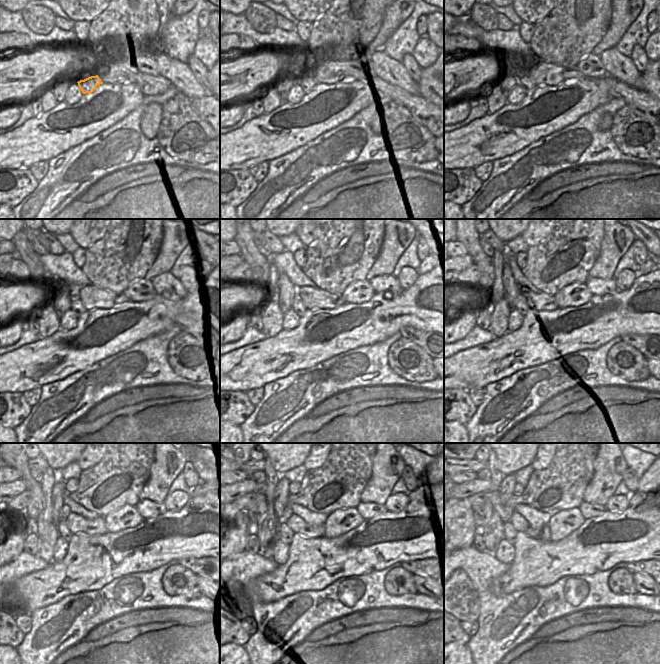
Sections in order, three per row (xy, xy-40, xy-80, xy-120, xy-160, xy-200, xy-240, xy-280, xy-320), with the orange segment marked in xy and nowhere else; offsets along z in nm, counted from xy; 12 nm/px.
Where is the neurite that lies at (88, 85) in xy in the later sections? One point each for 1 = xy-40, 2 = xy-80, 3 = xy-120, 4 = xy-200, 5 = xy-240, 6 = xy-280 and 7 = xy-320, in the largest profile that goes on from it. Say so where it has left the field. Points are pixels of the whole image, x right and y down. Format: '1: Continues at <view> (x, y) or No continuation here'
1: Continues at xy-40 (307, 83)
2: Continues at xy-80 (524, 81)
3: Continues at xy-120 (76, 306)
4: Continues at xy-200 (520, 304)
5: Continues at xy-240 (64, 531)
6: Continues at xy-280 (285, 534)
7: Continues at xy-320 (509, 533).

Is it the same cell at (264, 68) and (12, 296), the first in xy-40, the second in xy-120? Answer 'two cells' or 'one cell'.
one cell

